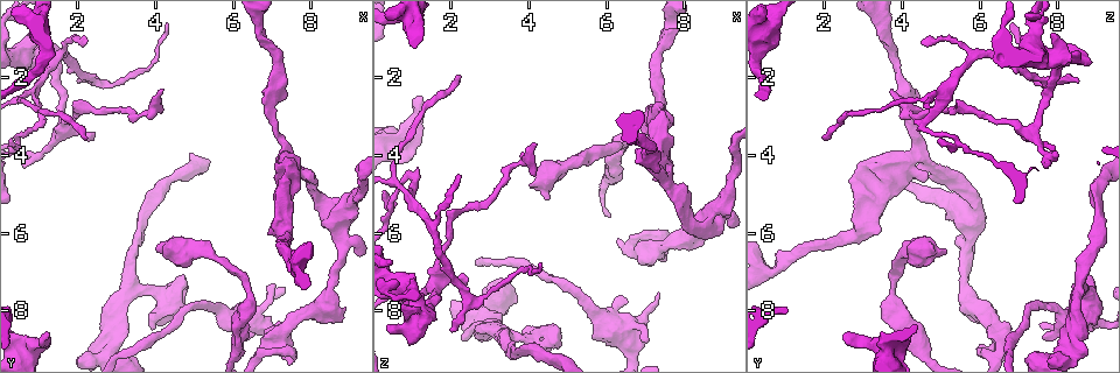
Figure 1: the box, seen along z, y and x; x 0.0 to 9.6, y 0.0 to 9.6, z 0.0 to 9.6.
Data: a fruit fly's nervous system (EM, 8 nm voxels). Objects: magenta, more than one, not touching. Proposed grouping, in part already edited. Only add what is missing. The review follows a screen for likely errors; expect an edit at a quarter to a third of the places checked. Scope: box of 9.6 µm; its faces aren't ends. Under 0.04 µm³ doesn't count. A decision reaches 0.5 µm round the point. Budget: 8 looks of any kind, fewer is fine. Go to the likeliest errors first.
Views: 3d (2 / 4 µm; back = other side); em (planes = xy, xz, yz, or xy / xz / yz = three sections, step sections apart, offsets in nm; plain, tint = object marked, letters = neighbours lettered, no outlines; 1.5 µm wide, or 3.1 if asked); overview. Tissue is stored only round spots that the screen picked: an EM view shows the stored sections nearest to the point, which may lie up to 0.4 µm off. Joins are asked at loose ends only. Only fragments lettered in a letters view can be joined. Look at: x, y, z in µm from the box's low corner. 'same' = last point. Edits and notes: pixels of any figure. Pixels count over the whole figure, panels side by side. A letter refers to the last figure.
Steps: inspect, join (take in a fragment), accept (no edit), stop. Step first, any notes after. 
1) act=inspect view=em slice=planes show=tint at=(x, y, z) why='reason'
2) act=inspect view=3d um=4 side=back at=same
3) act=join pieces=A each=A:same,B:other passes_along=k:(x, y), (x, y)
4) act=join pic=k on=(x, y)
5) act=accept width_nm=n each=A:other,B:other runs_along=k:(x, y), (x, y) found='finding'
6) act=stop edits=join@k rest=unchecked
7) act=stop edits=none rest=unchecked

act=inspect view=em slice=planes show=letters at=(1.25, 8.70, 2.45) why='branch stops here'

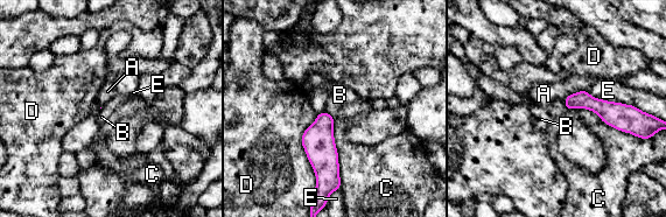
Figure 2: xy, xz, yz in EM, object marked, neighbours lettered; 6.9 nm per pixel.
act=accept each=A:other,B:other,C:other,D:other,E:other border=2:(324, 111), (332, 117) found='none of them fits'

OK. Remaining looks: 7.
act=inspect view=em slice=xy step=4 show=letters at=(2.00, 2.15, 8.60) why='branch stops here'

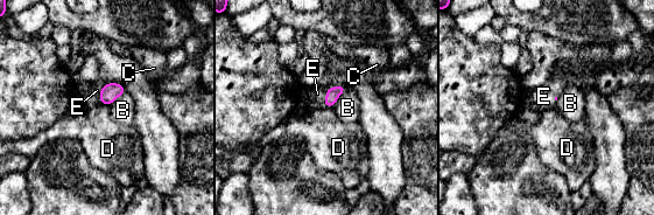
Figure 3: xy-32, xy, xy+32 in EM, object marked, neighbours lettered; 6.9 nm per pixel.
act=inspect view=em slice=planes show=letters at=same why='cut it another way'

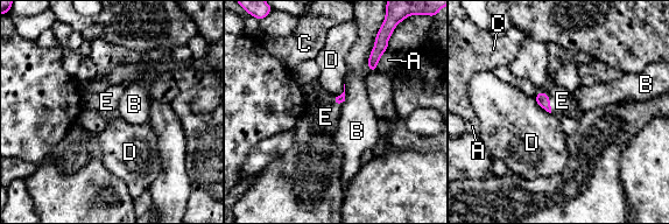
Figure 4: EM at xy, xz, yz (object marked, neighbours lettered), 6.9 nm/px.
act=join pieces=E each=A:other,B:other,C:other,D:other,E:same passes_along=4:(543, 100), (549, 100), (562, 100) found='the neuron continues'

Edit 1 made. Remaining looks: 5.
act=inspect view=overview why='redraw'

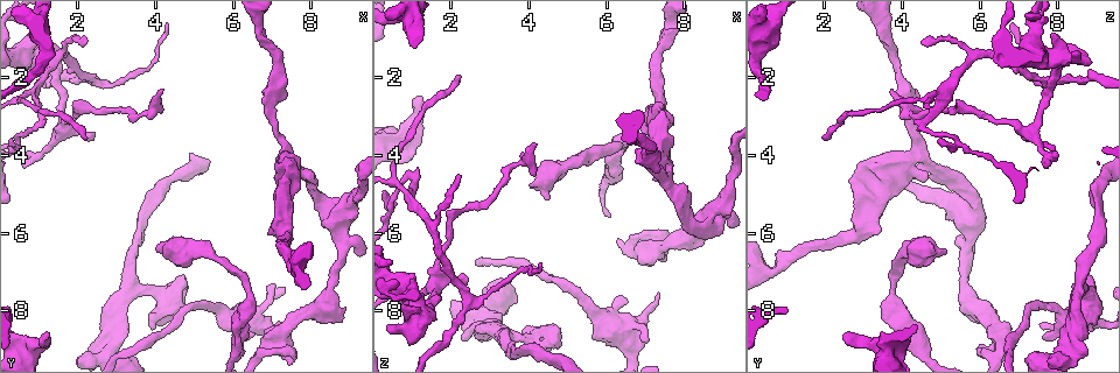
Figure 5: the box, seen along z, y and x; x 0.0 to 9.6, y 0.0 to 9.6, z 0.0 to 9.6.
act=inspect view=3d um=2 at=(4.50, 6.50, 5.10) why='an open end'

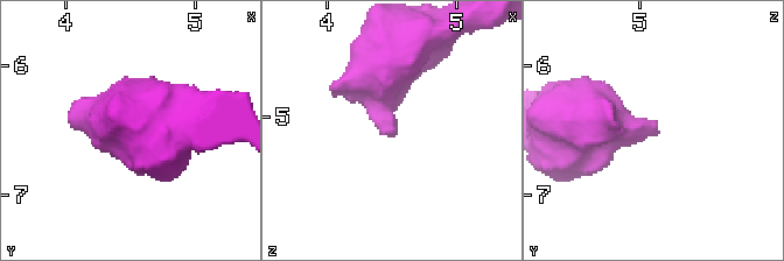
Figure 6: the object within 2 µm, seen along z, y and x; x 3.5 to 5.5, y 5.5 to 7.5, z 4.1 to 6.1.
act=inspect view=em slice=yz step=4 show=tint at=(4.54, 6.52, 5.12)

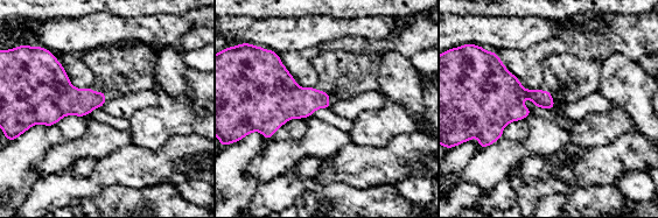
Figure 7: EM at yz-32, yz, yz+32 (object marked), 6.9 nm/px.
act=inspect view=em slice=yz step=4 show=letters at=same why='what lies round it'

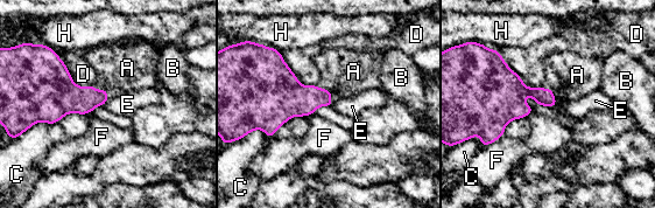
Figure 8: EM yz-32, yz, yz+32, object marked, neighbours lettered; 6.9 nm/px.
act=join pieces=A longest_contact=C:440nm each=A:same,B:other,C:other,D:other,E:other,F:other,H:other found='the neuron continues'

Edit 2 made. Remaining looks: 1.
act=stop edits=join@4,join@8 rest=unchecked

